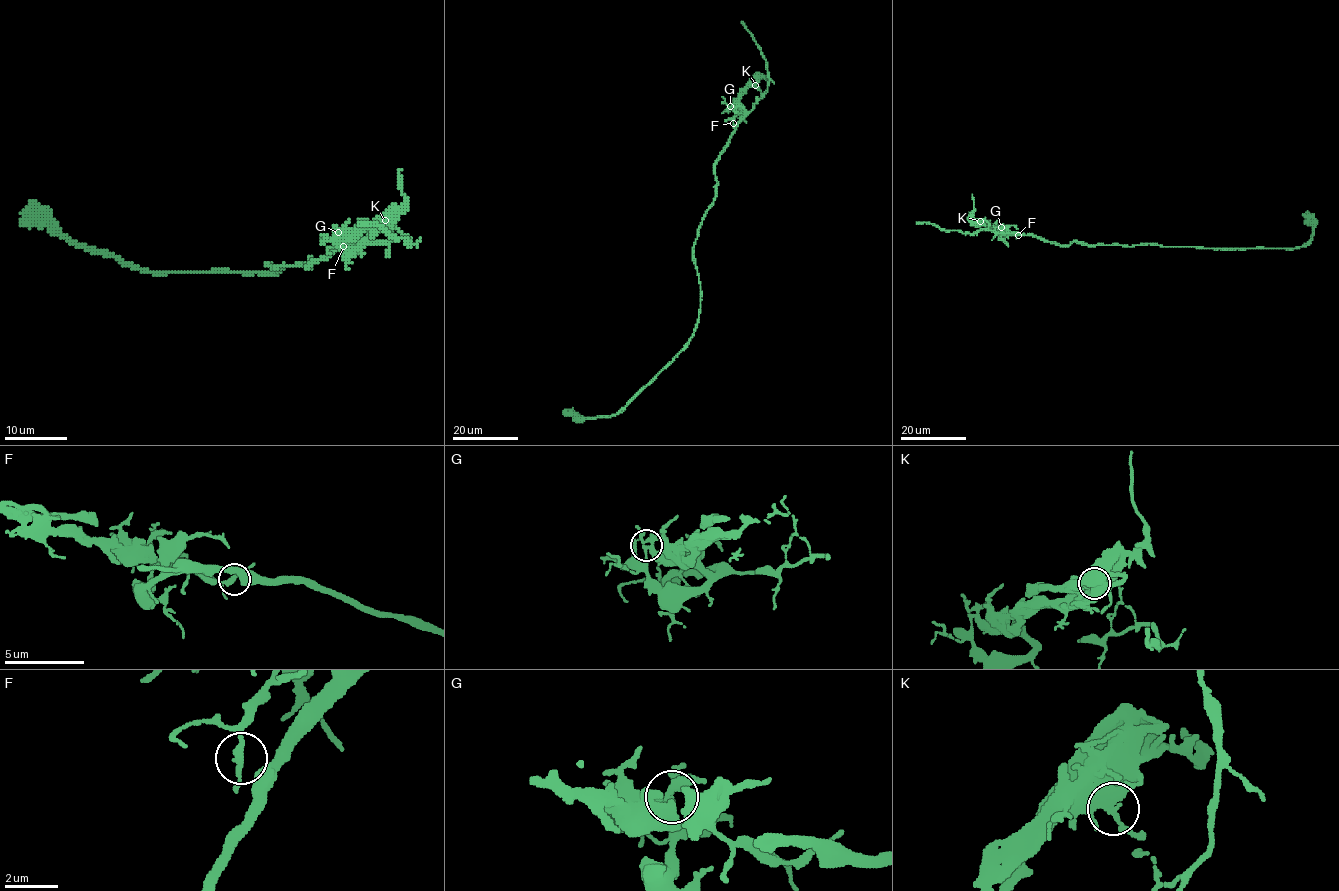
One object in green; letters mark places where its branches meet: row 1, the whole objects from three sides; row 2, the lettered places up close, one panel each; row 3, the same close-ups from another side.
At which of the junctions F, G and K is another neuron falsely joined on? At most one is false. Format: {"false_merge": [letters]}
{"false_merge": ["G"]}

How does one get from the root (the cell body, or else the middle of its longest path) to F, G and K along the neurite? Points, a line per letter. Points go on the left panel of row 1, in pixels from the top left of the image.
F: (269, 265), (309, 266), (311, 259), (308, 268), (334, 248), (365, 243), (353, 240), (343, 246)
G: (269, 265), (309, 266), (311, 259), (308, 268), (334, 248), (365, 243), (357, 249), (345, 249), (337, 232)
K: (269, 265), (309, 266), (311, 259), (308, 268), (334, 248), (365, 243), (357, 249), (339, 239), (385, 220)

